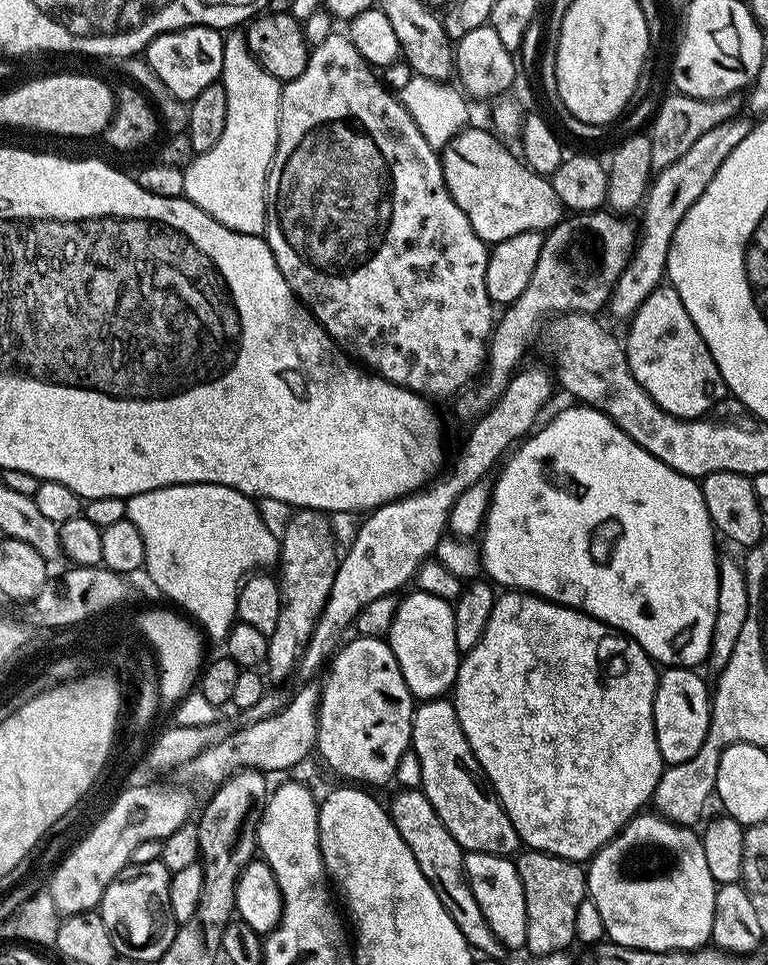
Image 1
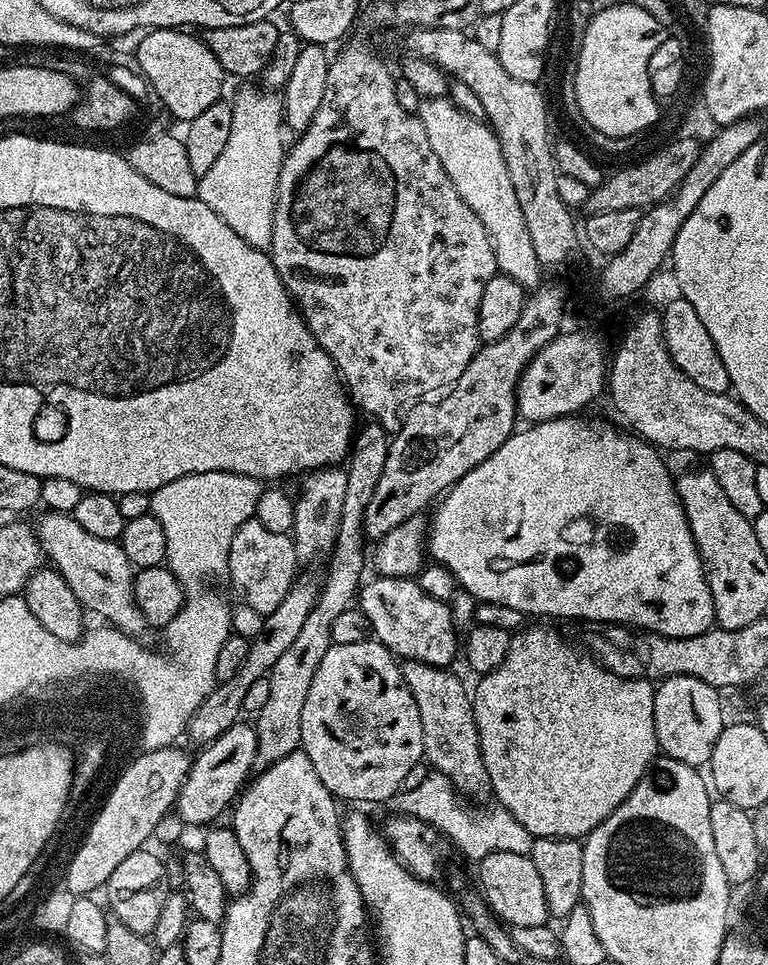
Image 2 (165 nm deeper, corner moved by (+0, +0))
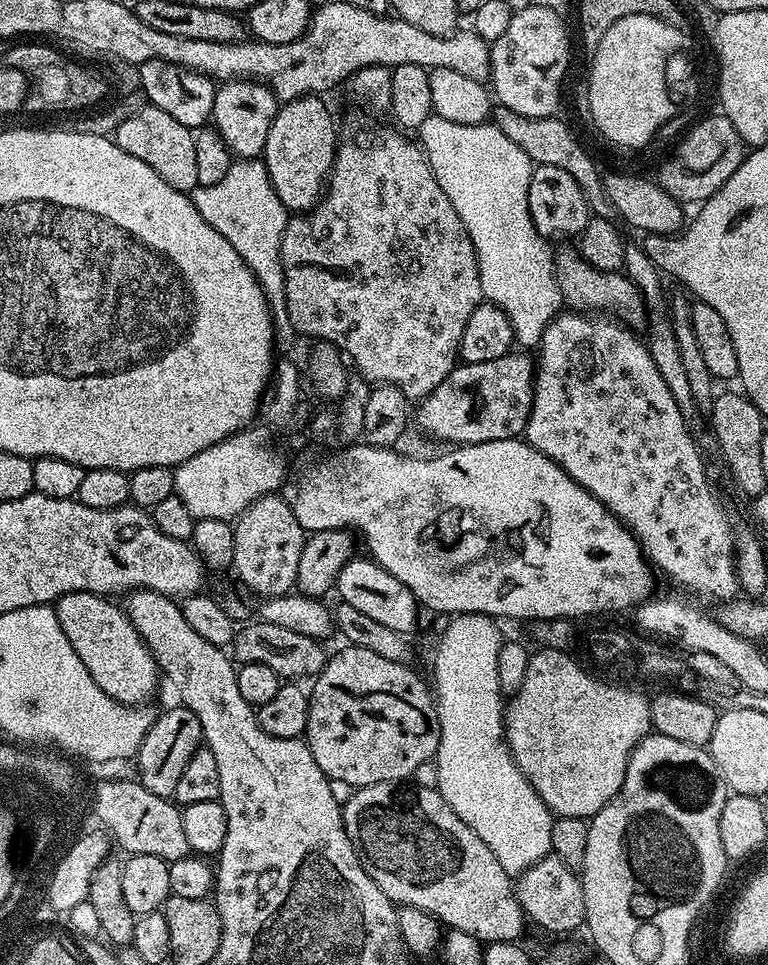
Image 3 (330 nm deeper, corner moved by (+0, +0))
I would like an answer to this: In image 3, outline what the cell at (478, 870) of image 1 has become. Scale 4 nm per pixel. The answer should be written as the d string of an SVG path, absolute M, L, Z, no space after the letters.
M554 854L544 856L534 866L521 872L515 885L516 897L529 921L534 920L548 932L572 932L575 928L585 927L584 885L581 877L564 865L562 858Z

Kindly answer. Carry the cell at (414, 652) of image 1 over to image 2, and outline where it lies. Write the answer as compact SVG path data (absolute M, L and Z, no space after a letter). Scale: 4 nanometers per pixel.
M377 575L375 579L369 579L358 593L358 606L370 622L372 636L385 644L393 656L401 661L413 660L448 668L451 660L458 656L458 624L454 619L454 612L438 597L419 588L415 579L382 575Z

